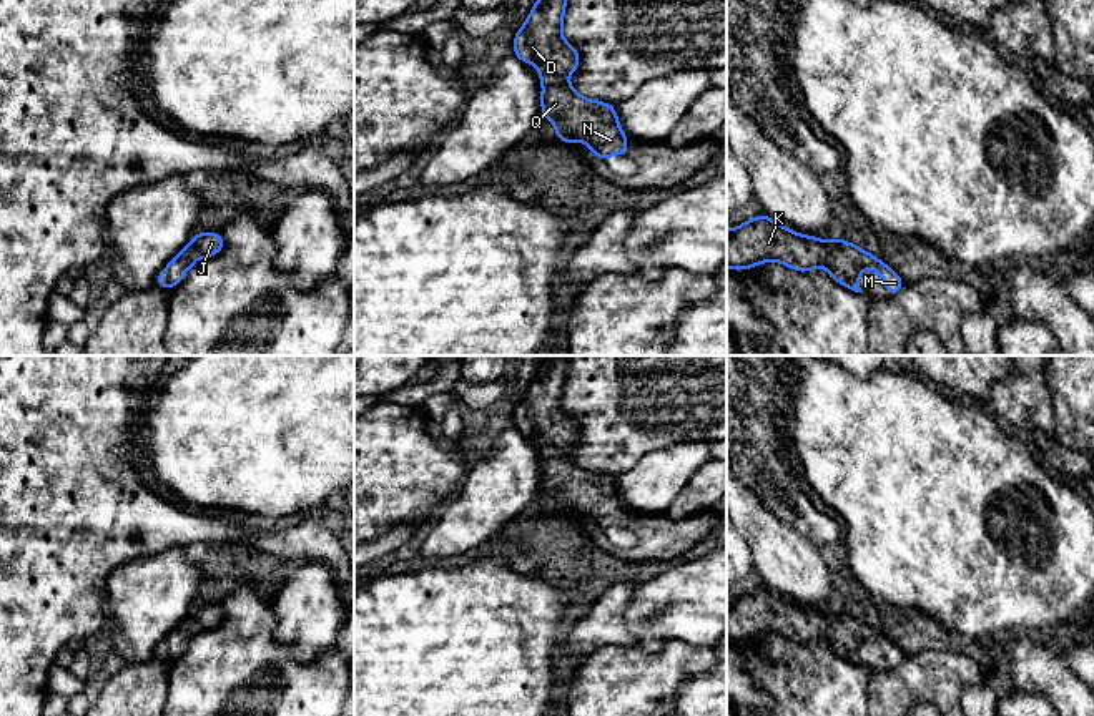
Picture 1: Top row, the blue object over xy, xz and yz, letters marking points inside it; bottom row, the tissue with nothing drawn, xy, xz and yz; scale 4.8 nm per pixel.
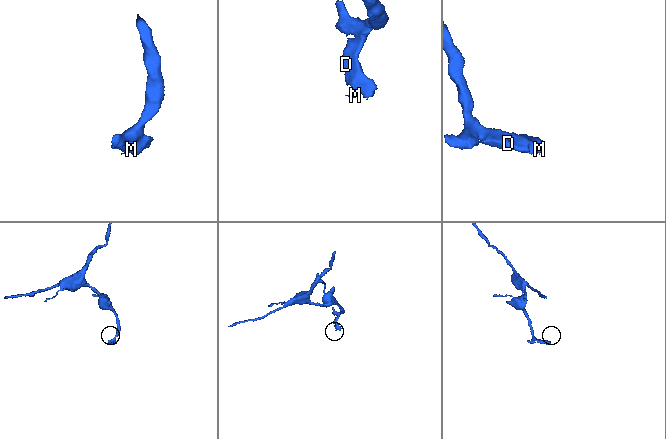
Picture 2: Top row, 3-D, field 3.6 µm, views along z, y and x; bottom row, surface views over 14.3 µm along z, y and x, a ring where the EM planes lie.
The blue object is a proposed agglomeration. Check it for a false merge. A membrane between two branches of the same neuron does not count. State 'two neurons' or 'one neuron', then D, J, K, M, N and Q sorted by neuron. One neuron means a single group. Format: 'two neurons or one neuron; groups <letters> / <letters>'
one neuron; groups D J K M N Q

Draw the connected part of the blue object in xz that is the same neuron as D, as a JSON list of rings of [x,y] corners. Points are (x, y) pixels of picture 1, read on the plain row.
[[[545,356],[522,400],[514,407],[514,427],[524,435],[539,440],[542,459],[542,488],[555,497],[557,512],[574,517],[585,513],[594,528],[609,532],[612,527],[625,527],[628,512],[622,505],[615,487],[615,477],[580,468],[569,455],[570,445],[580,439],[579,424],[562,410],[562,392],[567,375],[567,356]]]

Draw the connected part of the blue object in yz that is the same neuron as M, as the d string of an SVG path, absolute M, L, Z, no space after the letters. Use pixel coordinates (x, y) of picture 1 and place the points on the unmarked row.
M763 585L733 603L727 600L728 641L742 643L766 633L781 635L800 645L826 640L836 655L861 666L858 648L863 641L876 641L891 668L904 656L888 636L861 620L840 610L825 615L820 610L798 606Z

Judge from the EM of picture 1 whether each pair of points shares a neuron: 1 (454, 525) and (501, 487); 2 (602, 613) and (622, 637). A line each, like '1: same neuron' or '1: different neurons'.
1: same neuron
2: same neuron

